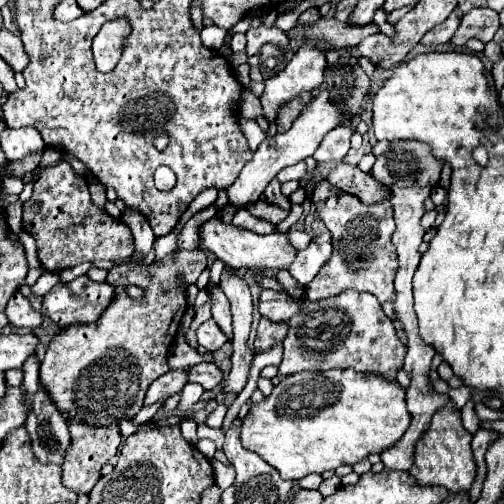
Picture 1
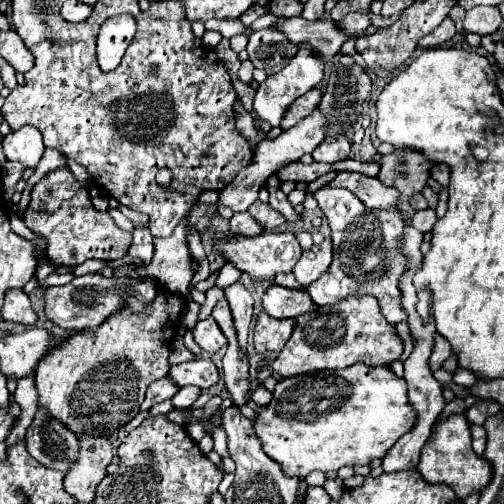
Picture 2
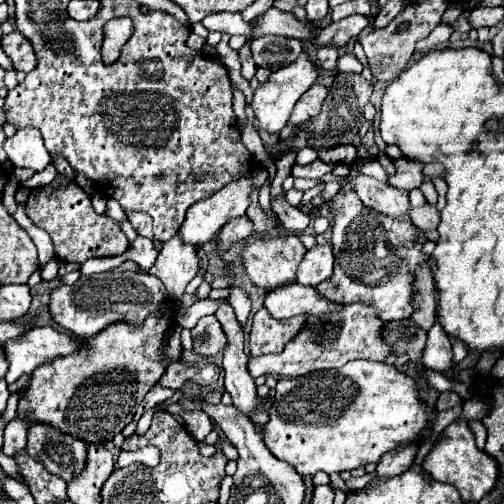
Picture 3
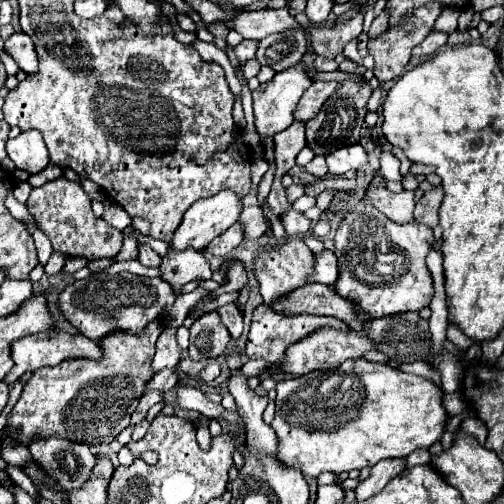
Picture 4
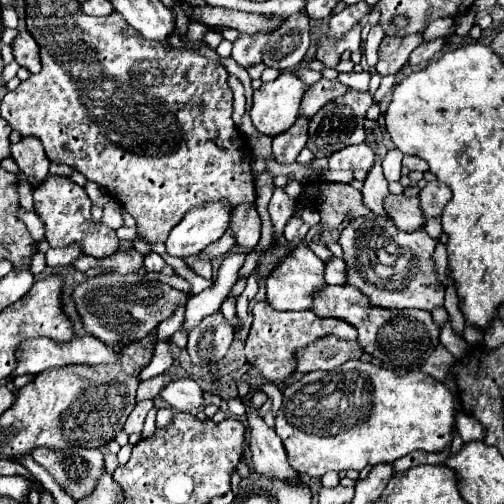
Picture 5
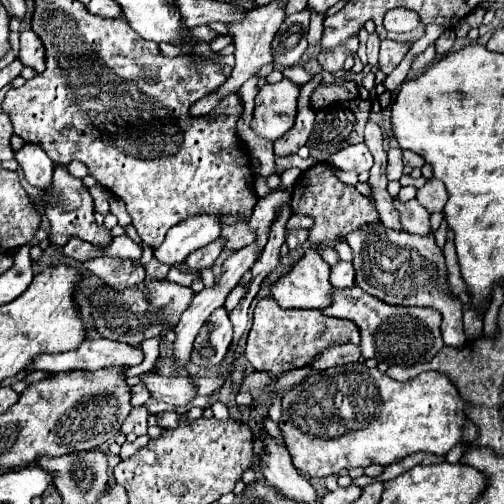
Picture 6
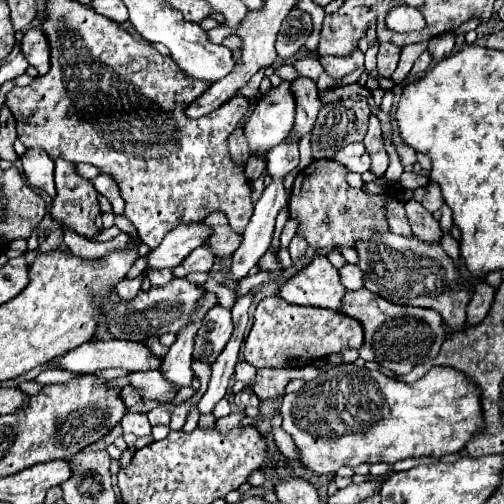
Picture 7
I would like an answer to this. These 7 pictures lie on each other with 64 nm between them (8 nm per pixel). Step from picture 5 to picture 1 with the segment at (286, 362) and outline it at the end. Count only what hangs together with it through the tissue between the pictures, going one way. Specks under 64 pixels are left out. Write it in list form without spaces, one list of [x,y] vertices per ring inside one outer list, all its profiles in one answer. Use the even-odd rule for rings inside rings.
[[[262,316],[260,324],[258,324],[258,334],[256,334],[256,340],[254,340],[254,350],[256,352],[270,350],[274,344],[284,340],[286,332],[288,332],[286,322],[272,322],[272,320]]]

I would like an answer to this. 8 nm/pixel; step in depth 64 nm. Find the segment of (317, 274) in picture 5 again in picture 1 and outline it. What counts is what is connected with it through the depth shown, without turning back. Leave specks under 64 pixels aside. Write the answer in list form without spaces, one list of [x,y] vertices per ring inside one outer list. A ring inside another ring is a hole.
[[[210,220],[200,226],[200,236],[204,246],[216,254],[224,264],[232,268],[248,268],[252,272],[274,272],[274,270],[288,270],[292,260],[296,258],[296,248],[288,242],[288,234],[272,232],[266,236],[246,232],[242,228],[232,228],[232,224],[224,224],[222,220]]]

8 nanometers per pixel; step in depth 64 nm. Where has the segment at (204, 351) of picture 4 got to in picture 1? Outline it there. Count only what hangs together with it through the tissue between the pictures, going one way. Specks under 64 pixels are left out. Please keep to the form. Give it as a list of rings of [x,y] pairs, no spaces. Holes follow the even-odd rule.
[[[212,318],[198,326],[196,338],[198,338],[198,344],[204,346],[208,352],[220,350],[220,348],[228,342],[228,338],[224,336],[224,332],[218,328],[218,324],[216,324]]]

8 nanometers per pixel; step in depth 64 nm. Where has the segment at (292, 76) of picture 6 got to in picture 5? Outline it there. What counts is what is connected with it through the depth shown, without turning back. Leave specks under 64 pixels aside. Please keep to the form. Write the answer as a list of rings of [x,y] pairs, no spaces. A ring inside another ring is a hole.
[[[299,68],[295,71],[295,73],[308,86],[313,85],[322,77],[321,72],[317,72],[309,68]]]

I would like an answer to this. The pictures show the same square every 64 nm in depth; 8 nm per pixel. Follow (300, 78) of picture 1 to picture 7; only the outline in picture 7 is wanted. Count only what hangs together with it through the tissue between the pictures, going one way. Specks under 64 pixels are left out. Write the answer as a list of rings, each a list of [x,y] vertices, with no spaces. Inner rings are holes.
[[[288,82],[272,88],[262,96],[254,114],[244,126],[244,138],[248,142],[250,154],[258,156],[280,144],[292,130],[294,124],[294,96]]]

